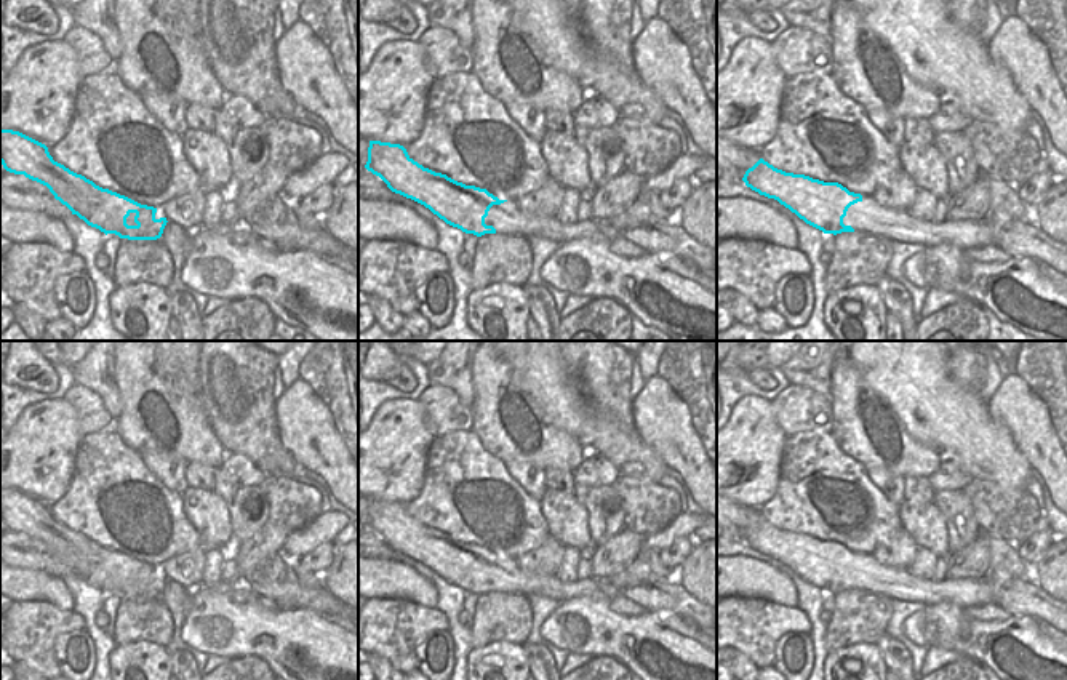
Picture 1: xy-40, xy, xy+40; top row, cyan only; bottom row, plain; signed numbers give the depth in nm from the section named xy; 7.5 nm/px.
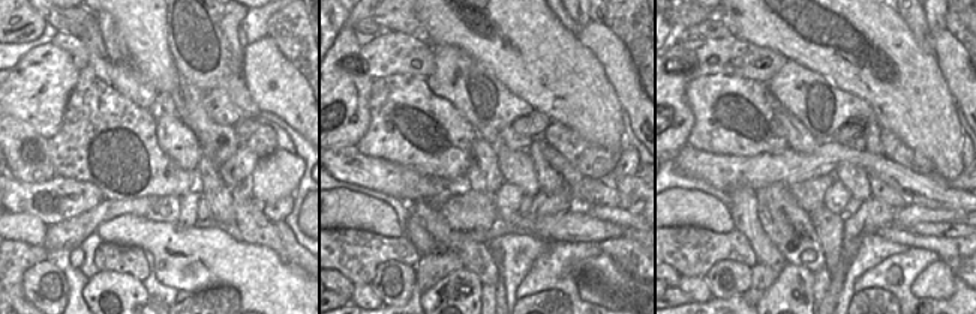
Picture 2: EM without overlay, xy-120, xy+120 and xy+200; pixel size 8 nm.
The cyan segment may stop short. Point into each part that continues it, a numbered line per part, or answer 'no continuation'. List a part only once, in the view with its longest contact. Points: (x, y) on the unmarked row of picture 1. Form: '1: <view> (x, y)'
1: xy (507, 576).

